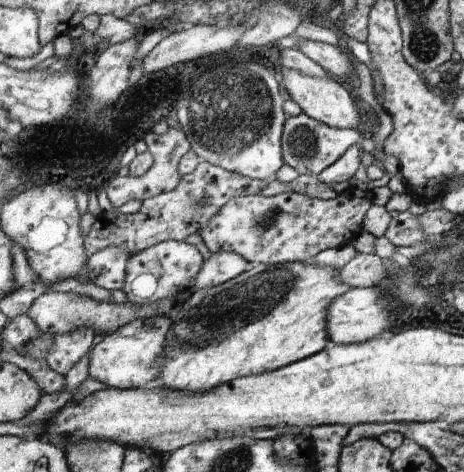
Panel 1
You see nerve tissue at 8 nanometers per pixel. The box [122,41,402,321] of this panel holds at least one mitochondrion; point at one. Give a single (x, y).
(232, 114)

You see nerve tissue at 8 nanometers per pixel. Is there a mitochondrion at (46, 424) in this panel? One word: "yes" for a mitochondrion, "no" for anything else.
no

